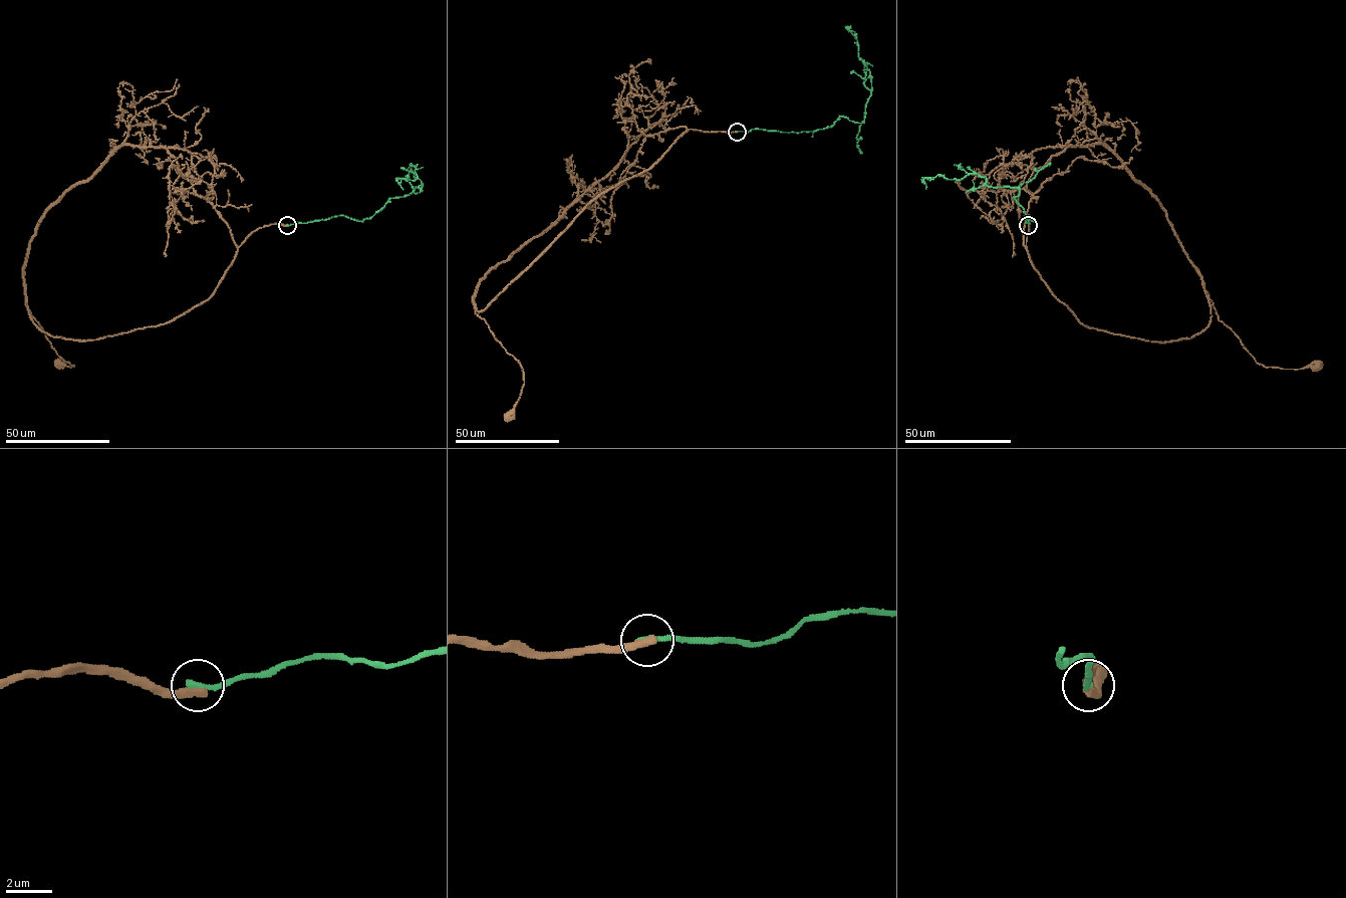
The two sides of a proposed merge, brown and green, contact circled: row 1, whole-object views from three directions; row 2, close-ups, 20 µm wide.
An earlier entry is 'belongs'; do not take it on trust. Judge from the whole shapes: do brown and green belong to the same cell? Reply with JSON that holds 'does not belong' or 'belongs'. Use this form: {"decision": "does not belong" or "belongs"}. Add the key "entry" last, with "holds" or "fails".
{"decision": "does not belong", "entry": "fails"}

